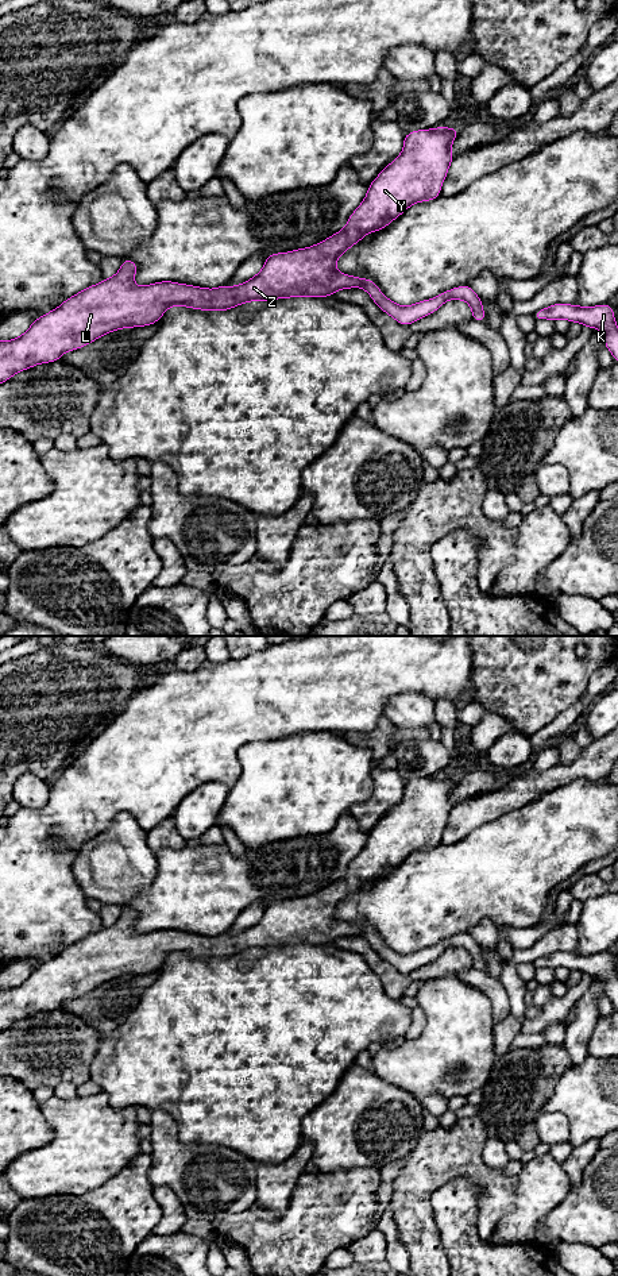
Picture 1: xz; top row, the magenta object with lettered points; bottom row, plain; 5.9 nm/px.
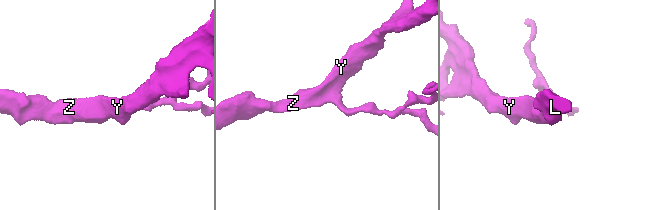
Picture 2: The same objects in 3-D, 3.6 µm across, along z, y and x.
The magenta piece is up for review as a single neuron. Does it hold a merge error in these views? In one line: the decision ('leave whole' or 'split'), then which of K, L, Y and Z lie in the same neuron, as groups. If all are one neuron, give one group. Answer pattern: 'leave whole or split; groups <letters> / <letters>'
leave whole; groups K L Y Z

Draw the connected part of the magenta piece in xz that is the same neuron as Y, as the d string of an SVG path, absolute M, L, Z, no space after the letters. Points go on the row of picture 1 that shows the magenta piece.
M443 126L406 134L402 153L368 185L363 203L340 232L308 248L269 255L263 269L237 286L206 289L171 281L136 286L138 265L124 258L112 278L69 297L36 319L22 336L0 340L0 383L39 363L59 361L63 352L85 347L105 334L155 324L174 305L228 311L248 301L327 297L340 289L362 288L402 325L436 312L449 300L467 301L472 320L483 323L482 300L468 285L401 307L389 300L374 281L336 270L337 258L368 232L383 230L414 203L440 197L455 158L451 146L459 131Z

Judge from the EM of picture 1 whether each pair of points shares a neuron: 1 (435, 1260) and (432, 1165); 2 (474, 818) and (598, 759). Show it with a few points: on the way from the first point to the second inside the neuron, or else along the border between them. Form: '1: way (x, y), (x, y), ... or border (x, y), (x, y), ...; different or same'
1: way (421, 1237), (418, 1233), (418, 1188); same
2: way (505, 800), (533, 783), (567, 774); same

